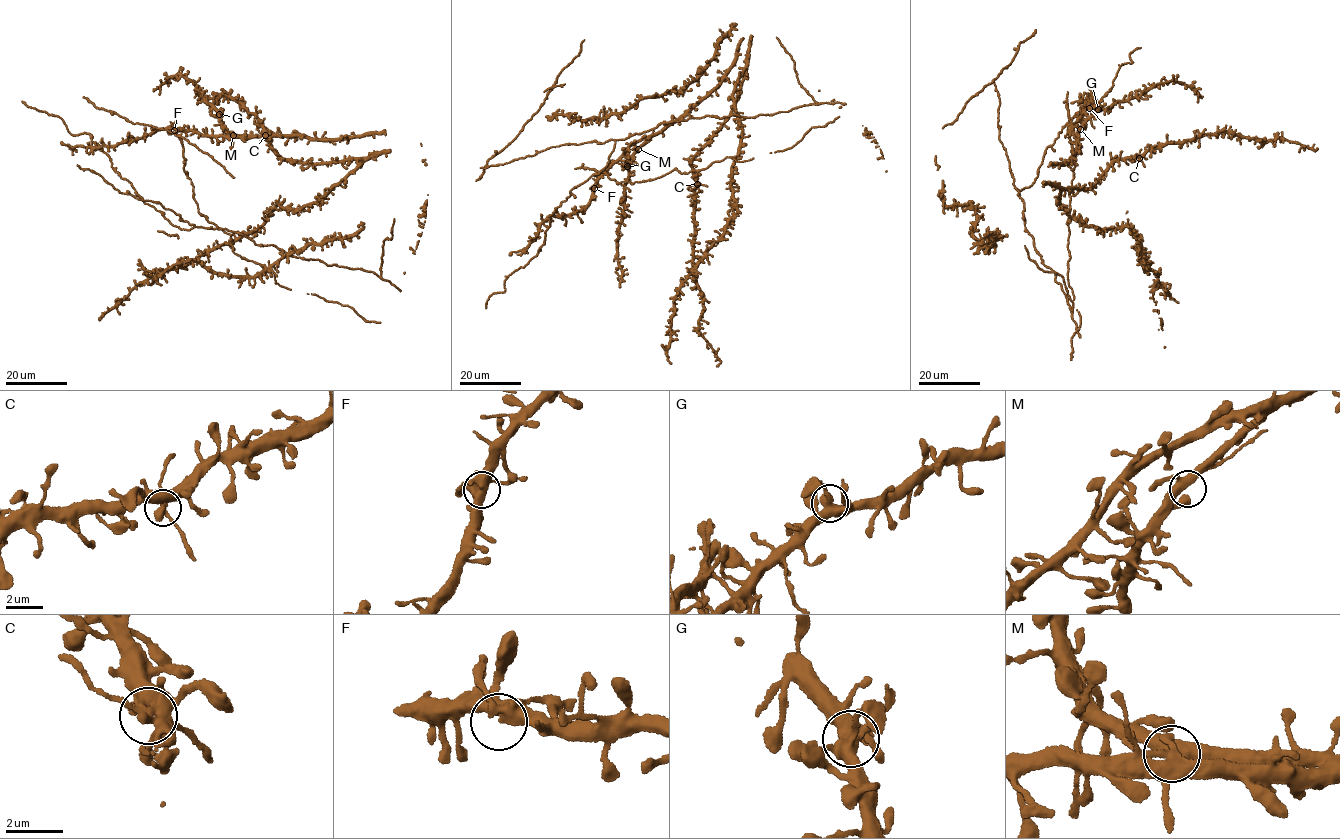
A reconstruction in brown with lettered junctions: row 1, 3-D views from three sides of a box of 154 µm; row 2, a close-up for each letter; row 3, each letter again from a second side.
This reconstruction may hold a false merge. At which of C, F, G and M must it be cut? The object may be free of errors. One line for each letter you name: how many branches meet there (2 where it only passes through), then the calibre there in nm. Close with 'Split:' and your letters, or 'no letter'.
C: branches 4; calibre 400 nm
Split: C

